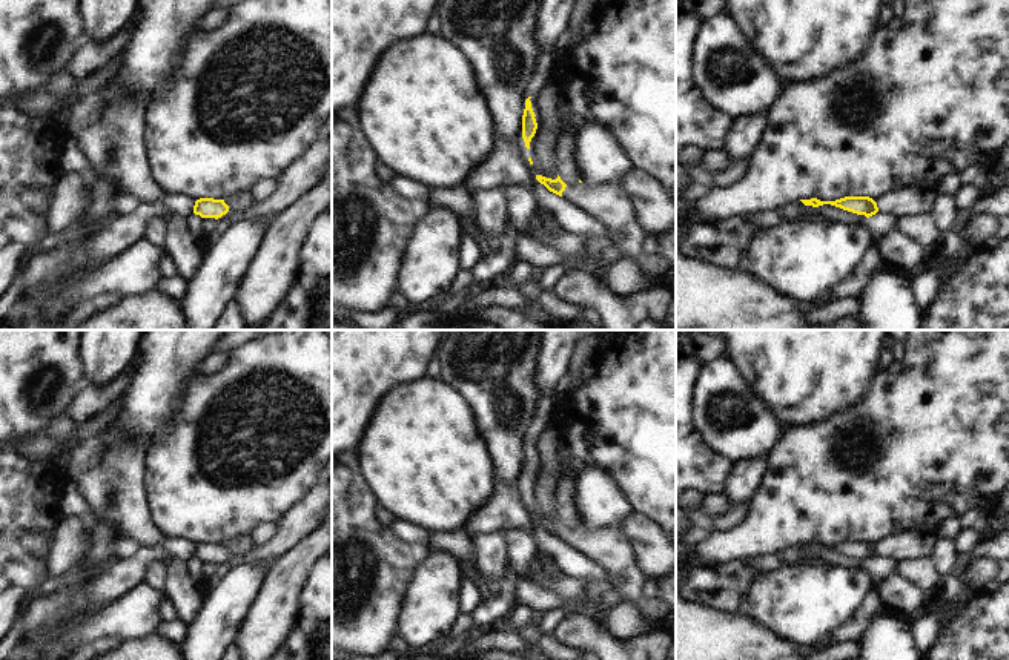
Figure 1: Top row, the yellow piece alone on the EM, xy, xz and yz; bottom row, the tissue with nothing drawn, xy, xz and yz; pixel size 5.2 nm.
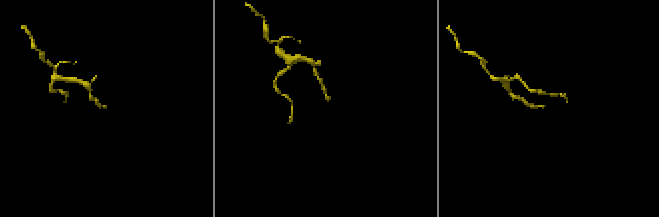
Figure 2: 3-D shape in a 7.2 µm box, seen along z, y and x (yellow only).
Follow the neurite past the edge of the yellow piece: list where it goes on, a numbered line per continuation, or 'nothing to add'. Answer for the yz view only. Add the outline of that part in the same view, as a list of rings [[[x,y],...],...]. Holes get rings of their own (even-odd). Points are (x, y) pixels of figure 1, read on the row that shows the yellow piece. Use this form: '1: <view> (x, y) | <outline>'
nothing to add

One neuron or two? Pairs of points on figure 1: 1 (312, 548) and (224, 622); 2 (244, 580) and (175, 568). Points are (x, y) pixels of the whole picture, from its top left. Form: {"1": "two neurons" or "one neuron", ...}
{"1": "two neurons", "2": "two neurons"}

